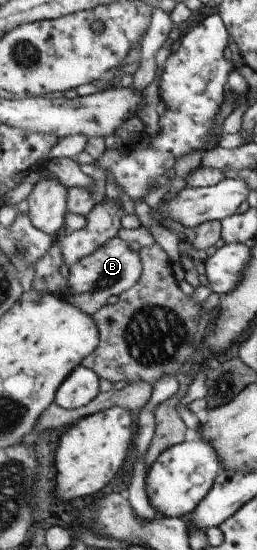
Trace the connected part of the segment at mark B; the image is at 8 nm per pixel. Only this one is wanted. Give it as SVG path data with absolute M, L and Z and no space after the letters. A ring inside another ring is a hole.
M113 238L87 257L77 260L69 269L67 285L70 292L65 295L67 300L77 303L78 308L94 316L101 308L107 306L109 297L120 296L124 291L131 289L139 281L143 266L139 251L131 251L128 244L119 238Z

